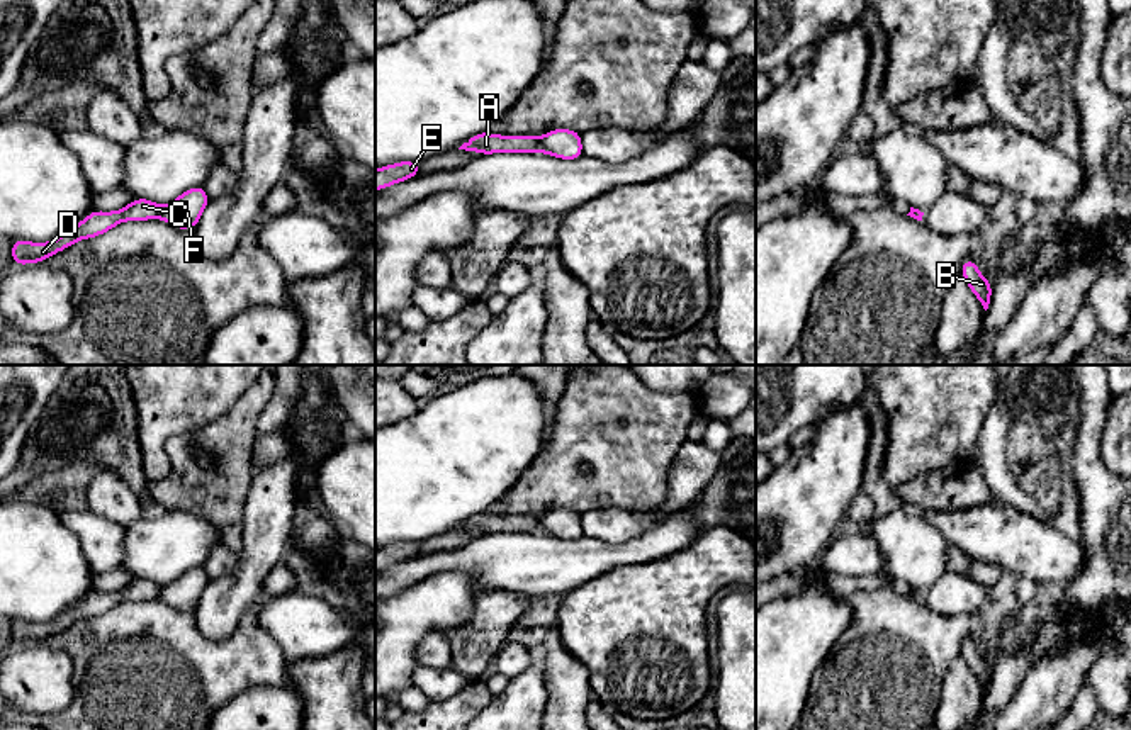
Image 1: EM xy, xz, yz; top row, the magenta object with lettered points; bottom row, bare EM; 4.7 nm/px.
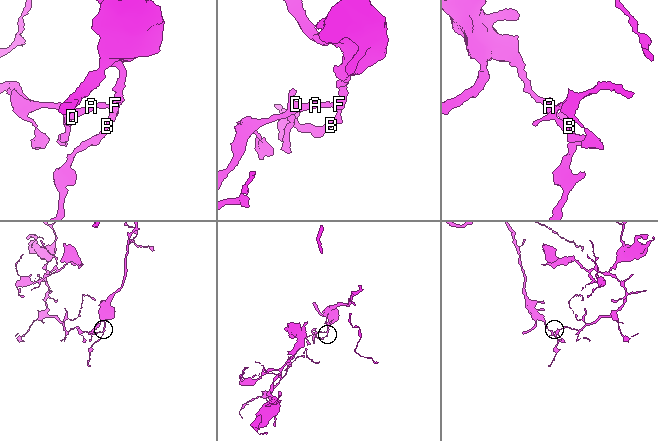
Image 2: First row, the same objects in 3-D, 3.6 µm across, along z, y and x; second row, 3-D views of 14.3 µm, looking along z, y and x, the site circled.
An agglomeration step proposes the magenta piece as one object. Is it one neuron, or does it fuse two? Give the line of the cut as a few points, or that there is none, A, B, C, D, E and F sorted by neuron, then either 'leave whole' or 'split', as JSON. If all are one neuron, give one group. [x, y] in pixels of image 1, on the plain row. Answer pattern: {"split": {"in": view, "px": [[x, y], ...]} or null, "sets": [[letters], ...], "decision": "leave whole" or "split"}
{"split": {"in": "xz", "px": [[539, 520], [542, 530]]}, "sets": [["A", "C", "D", "E"], ["B", "F"]], "decision": "split"}

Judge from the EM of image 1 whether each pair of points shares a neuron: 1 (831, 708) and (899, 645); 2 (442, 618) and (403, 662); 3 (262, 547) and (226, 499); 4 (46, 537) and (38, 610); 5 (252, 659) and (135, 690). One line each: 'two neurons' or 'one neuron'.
1: one neuron
2: one neuron
3: two neurons
4: one neuron
5: one neuron

